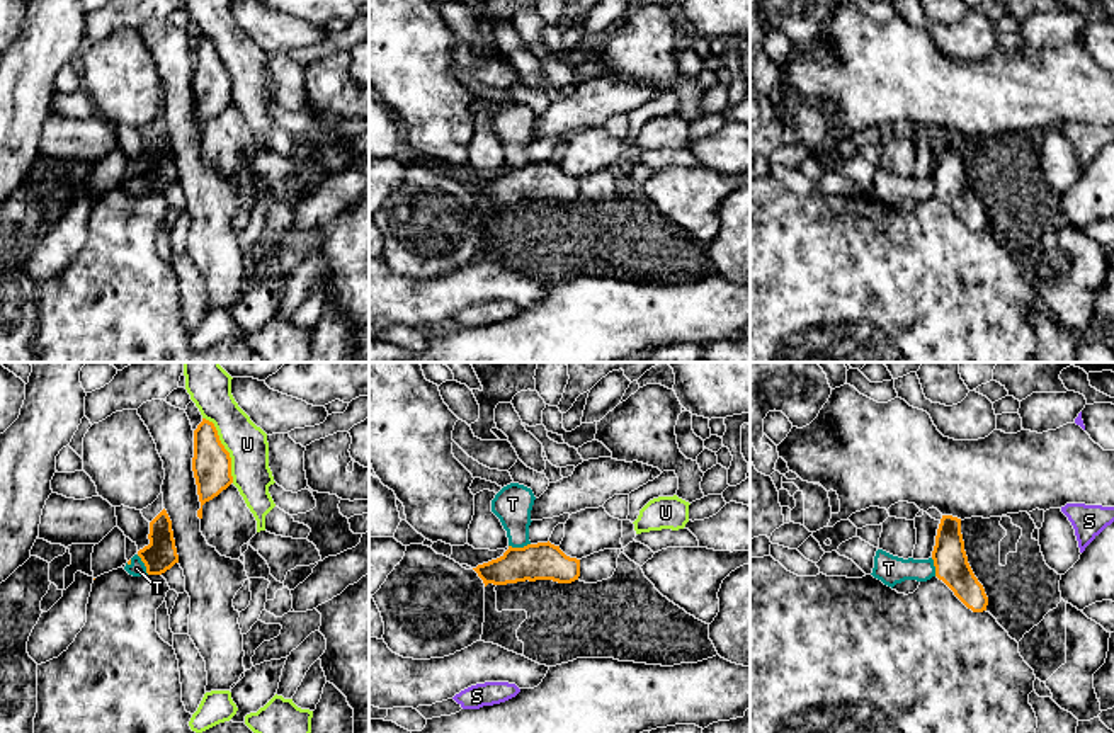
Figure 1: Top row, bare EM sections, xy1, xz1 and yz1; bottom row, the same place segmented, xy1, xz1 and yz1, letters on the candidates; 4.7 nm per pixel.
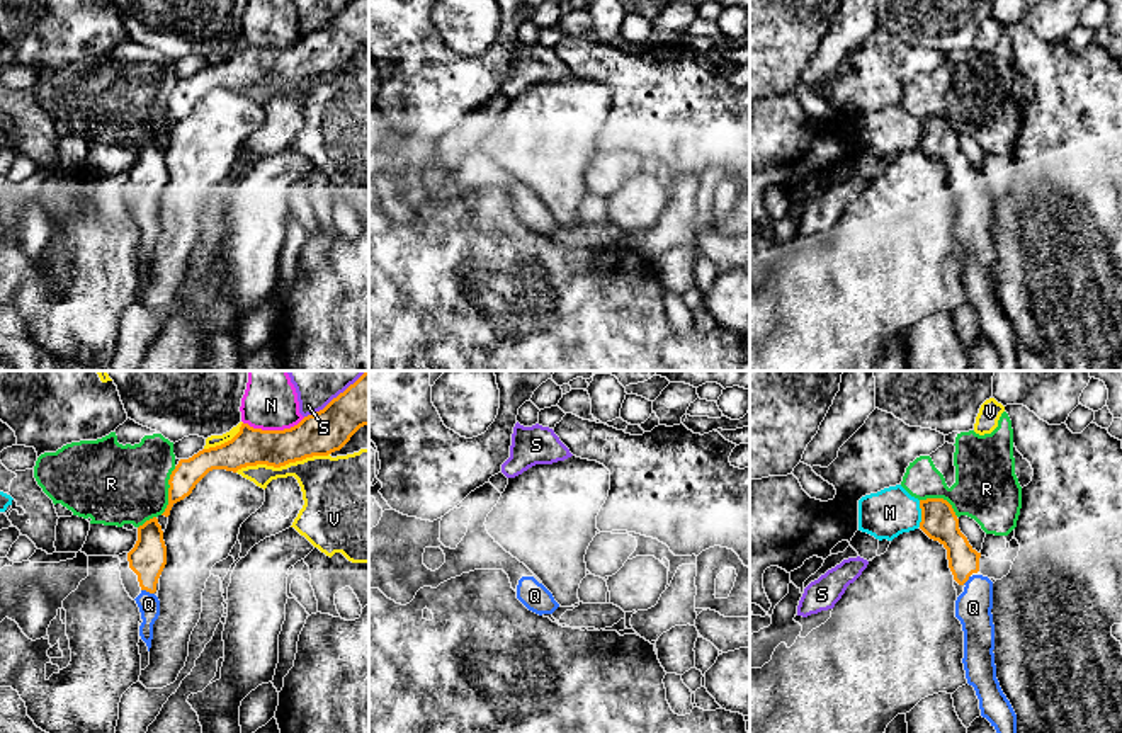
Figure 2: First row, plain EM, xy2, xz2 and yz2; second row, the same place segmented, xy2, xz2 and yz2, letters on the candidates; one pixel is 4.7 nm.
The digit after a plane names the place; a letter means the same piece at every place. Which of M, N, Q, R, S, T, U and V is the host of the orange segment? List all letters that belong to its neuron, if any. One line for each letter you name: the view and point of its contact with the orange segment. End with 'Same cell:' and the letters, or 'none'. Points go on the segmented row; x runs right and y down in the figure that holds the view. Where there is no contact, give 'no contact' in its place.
Q: meets orange in xy2 at (148, 590)
Same cell: Q

